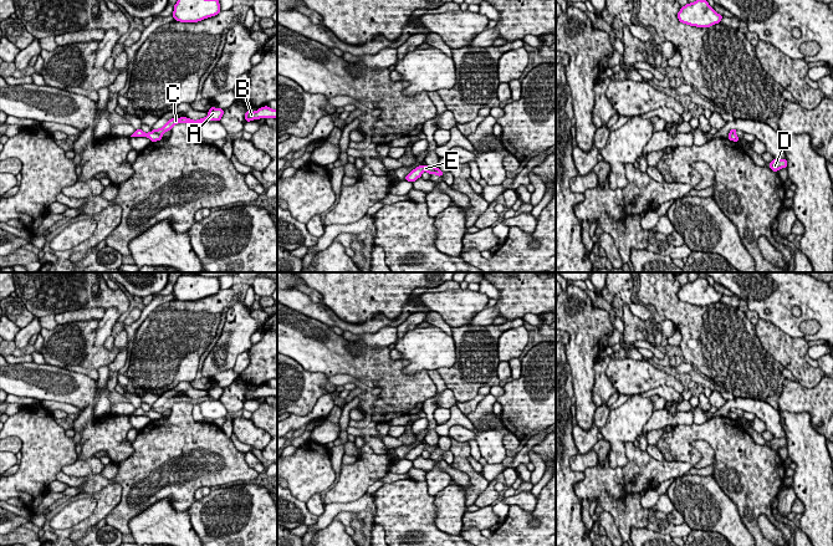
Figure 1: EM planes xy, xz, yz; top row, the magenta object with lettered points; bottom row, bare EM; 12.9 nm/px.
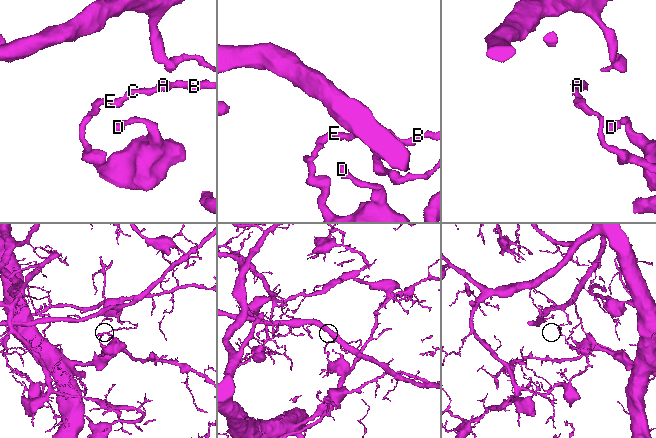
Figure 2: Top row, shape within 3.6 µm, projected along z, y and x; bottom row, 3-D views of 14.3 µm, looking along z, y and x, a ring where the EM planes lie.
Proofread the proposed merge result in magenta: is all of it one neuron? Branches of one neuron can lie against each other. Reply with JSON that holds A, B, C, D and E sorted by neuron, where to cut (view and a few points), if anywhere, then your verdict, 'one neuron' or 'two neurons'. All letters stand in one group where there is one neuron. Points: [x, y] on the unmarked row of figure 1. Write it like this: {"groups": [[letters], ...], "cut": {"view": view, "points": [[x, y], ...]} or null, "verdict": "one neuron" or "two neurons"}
{"groups": [["A", "B", "C"], ["D", "E"]], "cut": {"view": "xy", "points": [[152, 409], [161, 414]]}, "verdict": "two neurons"}

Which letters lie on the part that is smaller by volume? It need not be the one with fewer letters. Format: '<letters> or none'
A, B, C

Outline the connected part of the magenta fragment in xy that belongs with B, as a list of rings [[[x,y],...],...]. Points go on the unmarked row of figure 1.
[[[265,384],[259,387],[255,391],[247,389],[245,392],[246,400],[250,400],[252,398],[260,398],[260,397],[277,397],[277,388],[271,388],[270,386]]]

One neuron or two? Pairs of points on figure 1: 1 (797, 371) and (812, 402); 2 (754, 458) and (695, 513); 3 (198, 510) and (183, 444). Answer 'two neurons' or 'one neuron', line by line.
1: two neurons
2: two neurons
3: two neurons

